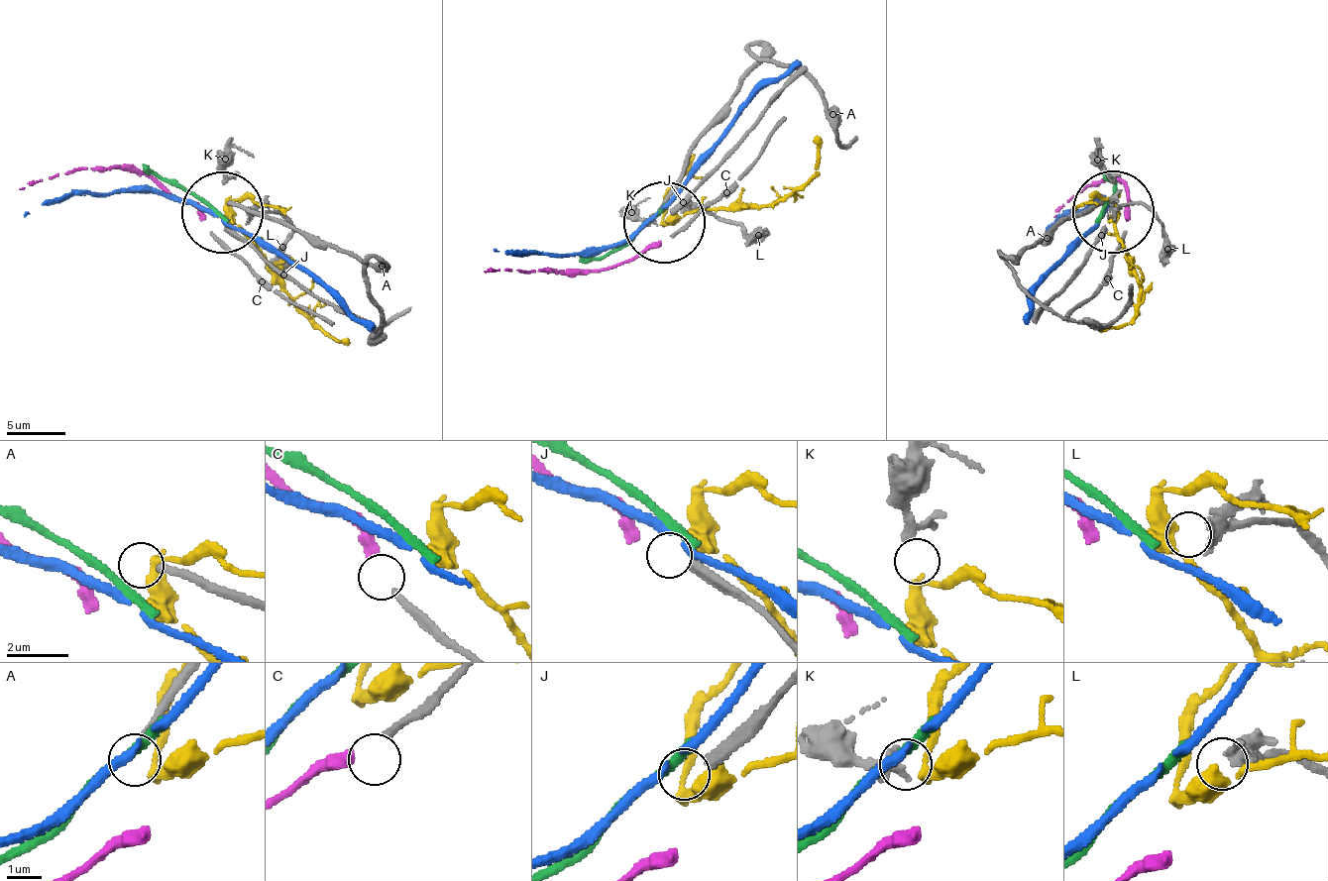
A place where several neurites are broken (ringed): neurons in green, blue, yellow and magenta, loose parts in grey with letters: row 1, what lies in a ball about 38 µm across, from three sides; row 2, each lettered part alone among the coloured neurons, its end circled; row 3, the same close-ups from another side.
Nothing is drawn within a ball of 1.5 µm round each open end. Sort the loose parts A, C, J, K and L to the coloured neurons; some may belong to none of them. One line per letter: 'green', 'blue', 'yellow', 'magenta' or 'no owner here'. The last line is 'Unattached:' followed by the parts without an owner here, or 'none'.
A: no owner here
C: magenta
J: no owner here
K: yellow
L: no owner here
Unattached: A, J, L

